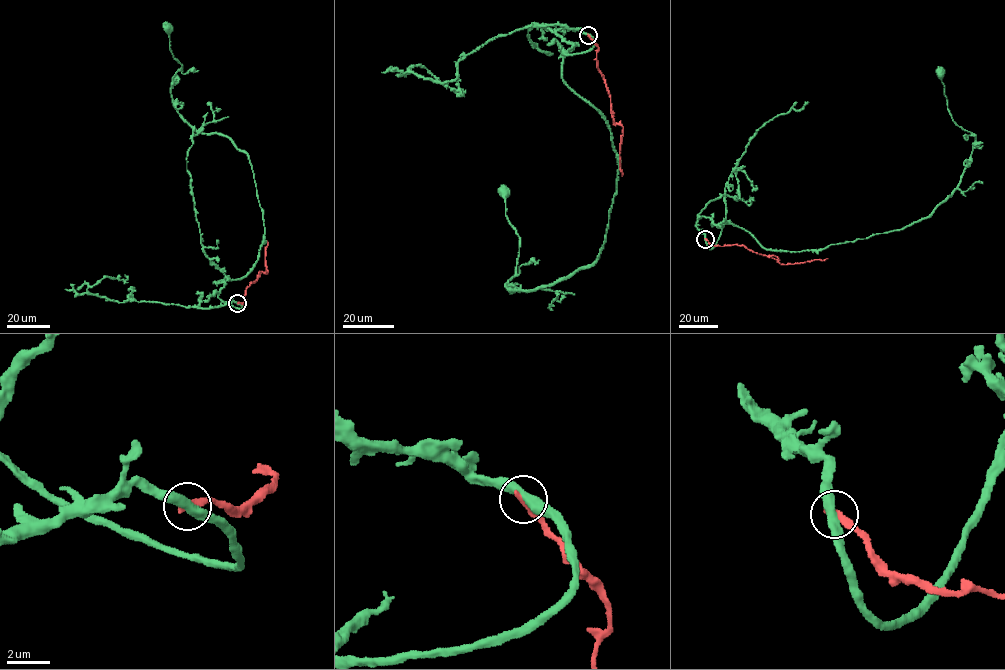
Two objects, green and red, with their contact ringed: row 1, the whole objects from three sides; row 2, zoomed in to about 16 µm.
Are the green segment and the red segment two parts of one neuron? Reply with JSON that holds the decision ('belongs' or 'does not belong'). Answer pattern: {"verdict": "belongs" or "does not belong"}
{"verdict": "does not belong"}

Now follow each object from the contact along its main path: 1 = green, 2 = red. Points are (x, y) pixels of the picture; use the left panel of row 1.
1: (237, 303), (221, 301), (216, 282), (257, 259), (252, 168), (226, 136), (179, 113), (168, 28)
2: (237, 303), (246, 301), (245, 291), (251, 282), (257, 280), (259, 271), (267, 273), (267, 241)

